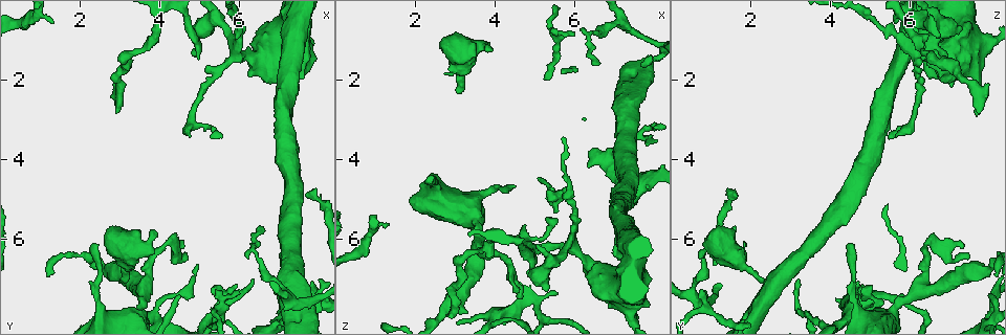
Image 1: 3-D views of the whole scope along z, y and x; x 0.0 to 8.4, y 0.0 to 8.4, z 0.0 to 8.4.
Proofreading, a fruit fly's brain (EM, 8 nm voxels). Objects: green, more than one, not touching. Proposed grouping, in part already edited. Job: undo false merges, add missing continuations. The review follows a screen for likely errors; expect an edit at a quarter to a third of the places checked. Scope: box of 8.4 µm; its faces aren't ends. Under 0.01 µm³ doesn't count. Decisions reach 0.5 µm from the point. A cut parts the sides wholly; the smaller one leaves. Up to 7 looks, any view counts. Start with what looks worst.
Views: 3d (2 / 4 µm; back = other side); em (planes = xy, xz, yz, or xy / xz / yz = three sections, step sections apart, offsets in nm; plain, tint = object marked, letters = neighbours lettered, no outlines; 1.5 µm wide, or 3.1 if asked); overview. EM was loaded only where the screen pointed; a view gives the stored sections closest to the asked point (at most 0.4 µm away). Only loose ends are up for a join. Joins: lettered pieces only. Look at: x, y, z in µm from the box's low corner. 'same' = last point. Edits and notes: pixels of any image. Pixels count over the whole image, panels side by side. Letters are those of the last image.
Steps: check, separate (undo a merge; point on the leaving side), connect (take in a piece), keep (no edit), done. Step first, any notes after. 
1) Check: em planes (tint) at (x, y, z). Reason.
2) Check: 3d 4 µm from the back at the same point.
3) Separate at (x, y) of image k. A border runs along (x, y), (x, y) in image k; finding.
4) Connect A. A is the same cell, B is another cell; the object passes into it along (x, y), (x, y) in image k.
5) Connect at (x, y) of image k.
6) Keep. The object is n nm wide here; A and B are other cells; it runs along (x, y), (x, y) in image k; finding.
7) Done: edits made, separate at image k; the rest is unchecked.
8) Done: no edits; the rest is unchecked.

Check: em yz step 8 (tint) at (3.95, 5.80, 1.30). An open end.

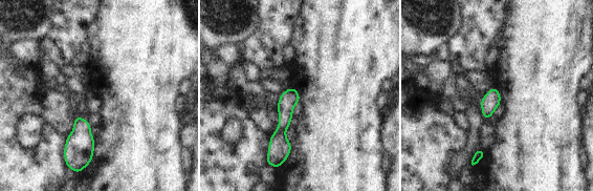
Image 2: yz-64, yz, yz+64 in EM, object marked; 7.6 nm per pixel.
Check: em planes (letters) at the same point.

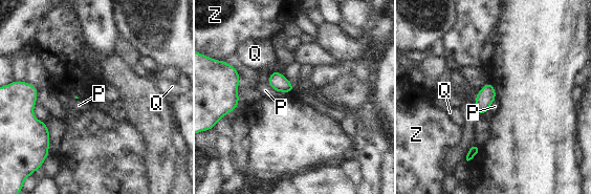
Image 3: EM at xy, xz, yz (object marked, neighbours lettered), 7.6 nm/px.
Keep. P, Q and Z are other cells; a border runs along (267, 83), (276, 90), (292, 91) in image 3; no lettered piece goes on from it.

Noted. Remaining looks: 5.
Check: em planes (letters) at (6.40, 6.30, 0.80). Abrupt turn.

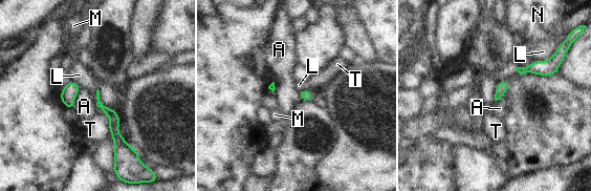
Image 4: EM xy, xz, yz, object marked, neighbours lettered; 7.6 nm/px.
Keep. A, L, M, N and T are other cells; a border runs along (559, 44), (549, 58), (534, 61) in image 4; all the same neuron.

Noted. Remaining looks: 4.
Check: 3d 4 µm at (7.60, 7.95, 3.40). Abrupt turn.

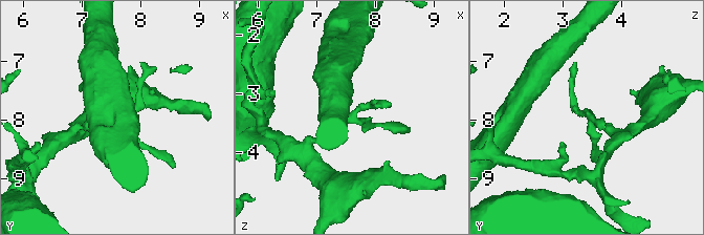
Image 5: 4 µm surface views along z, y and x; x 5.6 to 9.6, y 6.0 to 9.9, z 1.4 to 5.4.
Check: em xy step 4 (tint) at (7.60, 7.90, 3.40).

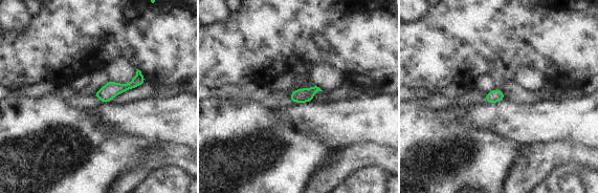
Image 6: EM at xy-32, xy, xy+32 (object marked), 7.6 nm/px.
Check: em planes (letters) at the same point.

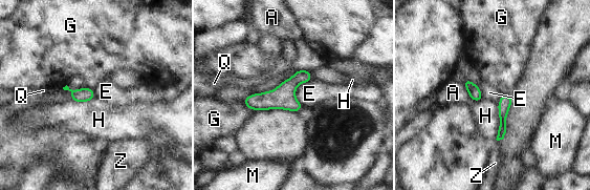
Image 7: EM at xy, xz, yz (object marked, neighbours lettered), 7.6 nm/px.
Keep. A, E, G, H, M, Q and Z are other cells; a border runs along (498, 104), (500, 125), (495, 139) in image 7; continuous, no second neuron.

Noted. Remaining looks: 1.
Done: no edits; the rest is unchecked.

